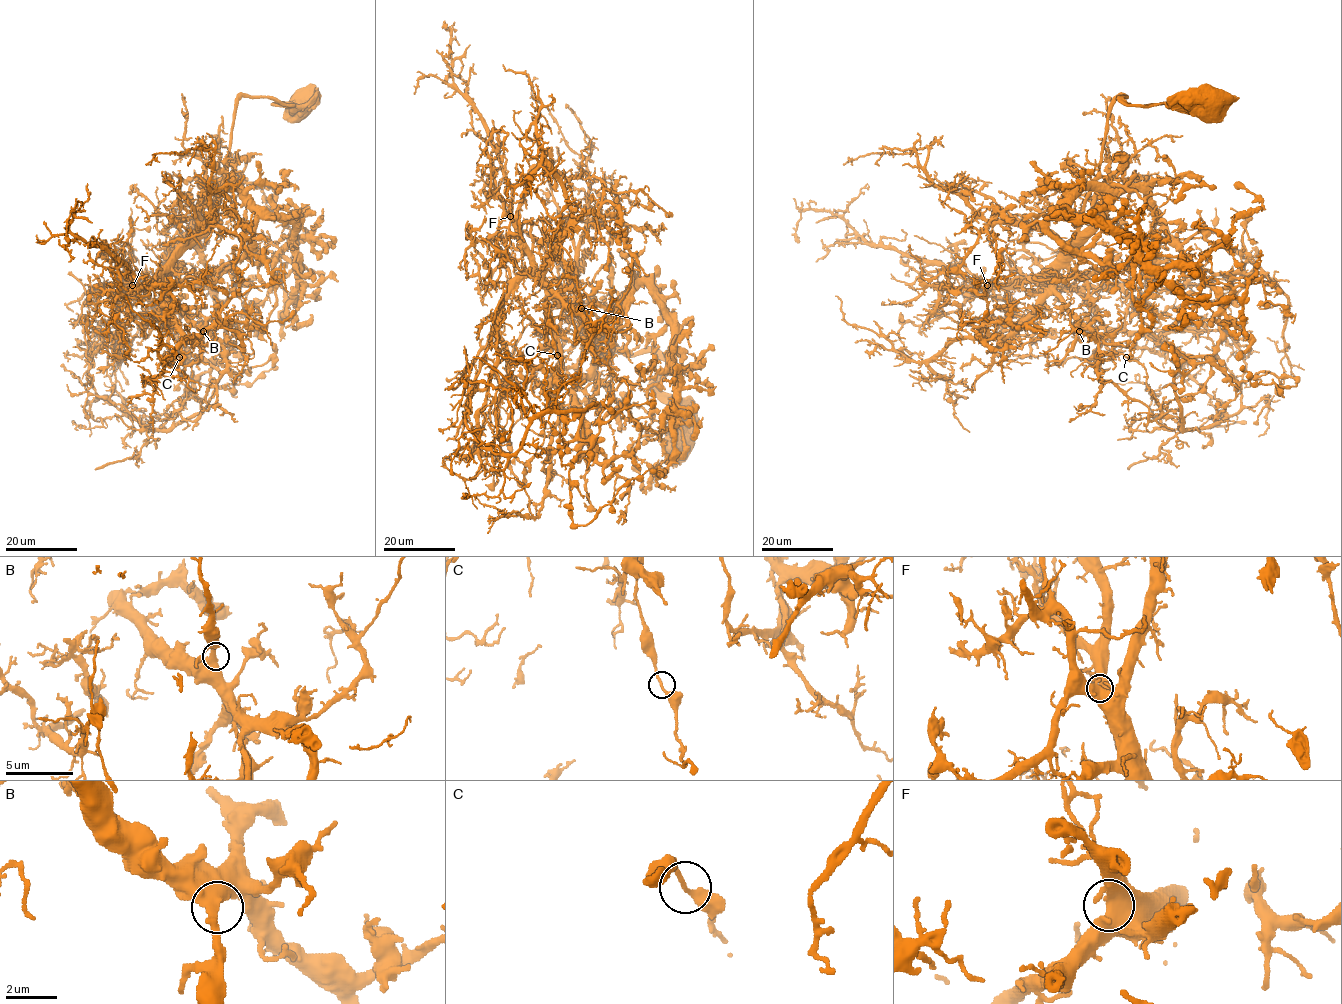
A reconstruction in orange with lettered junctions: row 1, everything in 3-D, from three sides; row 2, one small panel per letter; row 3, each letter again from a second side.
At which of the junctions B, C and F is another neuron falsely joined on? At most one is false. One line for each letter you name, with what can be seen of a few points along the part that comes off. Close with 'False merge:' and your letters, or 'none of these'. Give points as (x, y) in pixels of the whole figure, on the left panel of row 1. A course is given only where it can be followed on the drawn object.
C: Course of the part to remove: (179, 357), (187, 399), (165, 429), (205, 407), (219, 373), (189, 351), (148, 295), (130, 231), (149, 229)
False merge: C

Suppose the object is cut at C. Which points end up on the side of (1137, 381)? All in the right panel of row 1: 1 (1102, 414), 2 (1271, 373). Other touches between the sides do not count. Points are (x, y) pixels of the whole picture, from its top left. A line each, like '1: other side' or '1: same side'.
1: other side
2: same side

